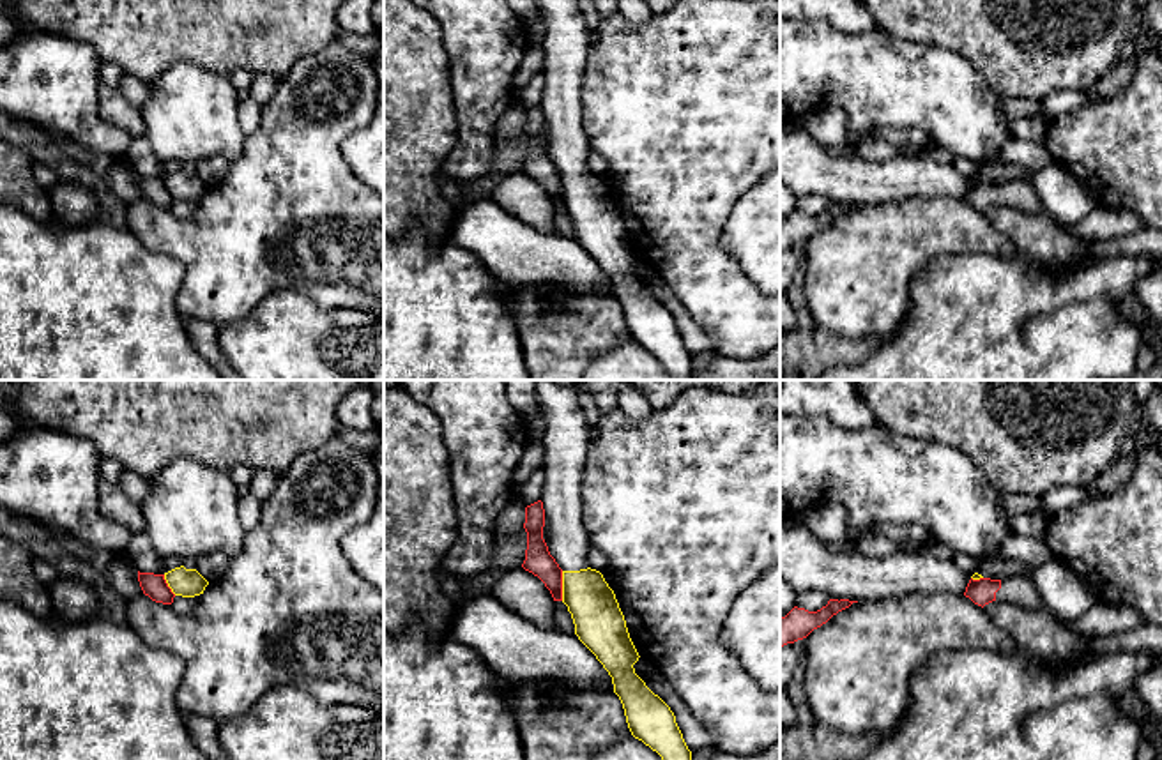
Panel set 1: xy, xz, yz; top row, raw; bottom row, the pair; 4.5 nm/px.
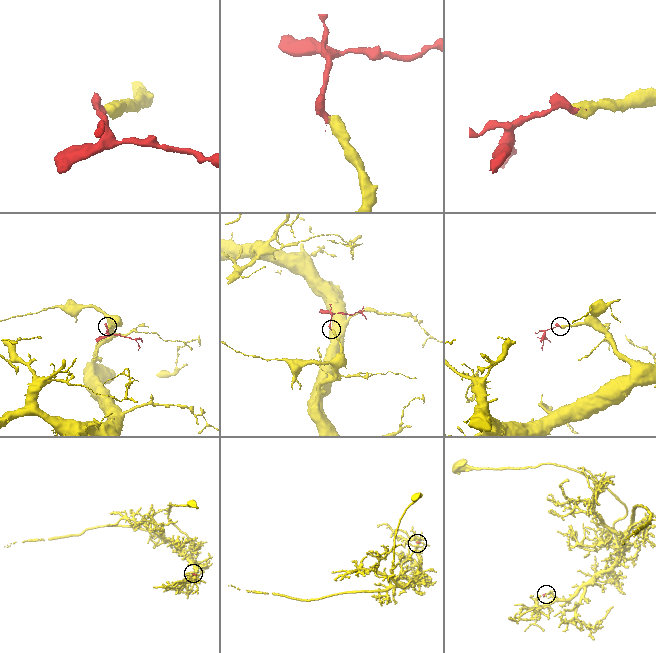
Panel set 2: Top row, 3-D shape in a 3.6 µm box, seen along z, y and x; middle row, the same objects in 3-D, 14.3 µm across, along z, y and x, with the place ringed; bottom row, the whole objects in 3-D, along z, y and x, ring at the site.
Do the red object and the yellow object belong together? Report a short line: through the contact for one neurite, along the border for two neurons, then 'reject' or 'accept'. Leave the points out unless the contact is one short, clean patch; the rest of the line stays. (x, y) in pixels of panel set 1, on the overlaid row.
line xz (561, 571), (563, 600); reject

